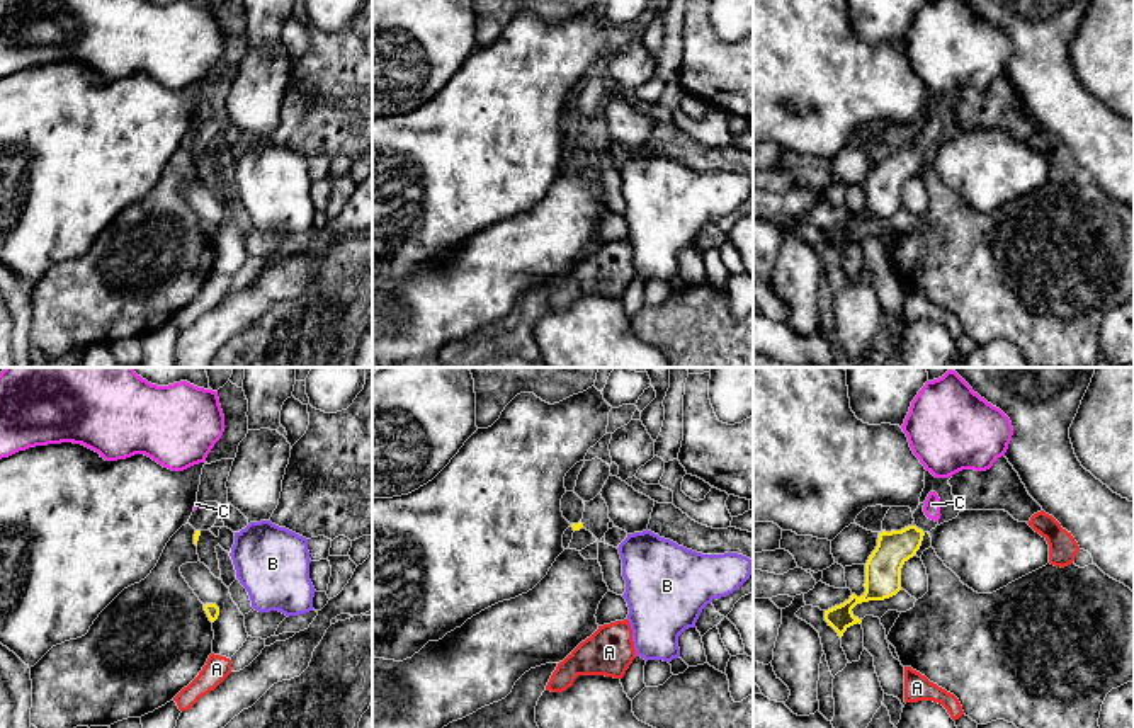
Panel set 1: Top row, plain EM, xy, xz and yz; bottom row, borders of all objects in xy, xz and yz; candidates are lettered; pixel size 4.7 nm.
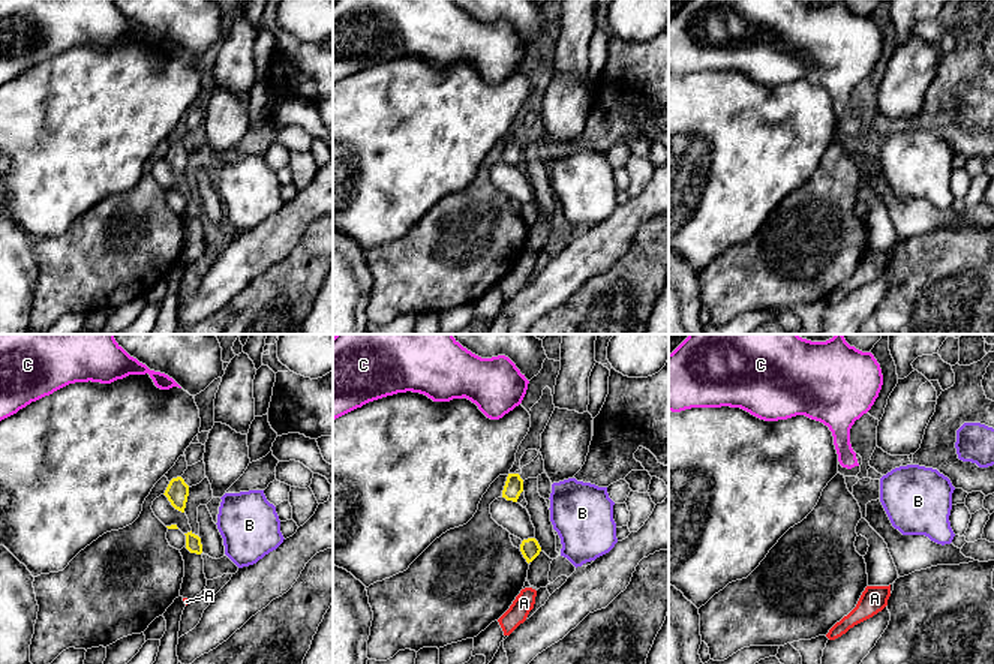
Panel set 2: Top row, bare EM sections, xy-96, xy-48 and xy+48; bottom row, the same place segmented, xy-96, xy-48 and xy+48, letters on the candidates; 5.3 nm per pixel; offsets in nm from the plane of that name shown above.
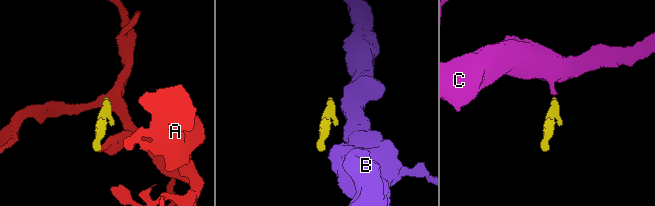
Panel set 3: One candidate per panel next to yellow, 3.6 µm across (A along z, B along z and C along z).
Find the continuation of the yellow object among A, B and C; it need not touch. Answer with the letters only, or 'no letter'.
C

